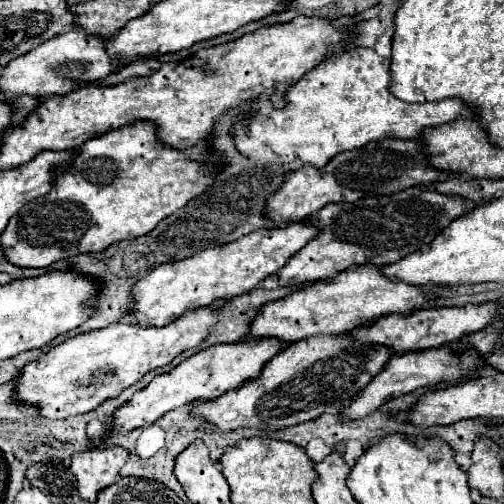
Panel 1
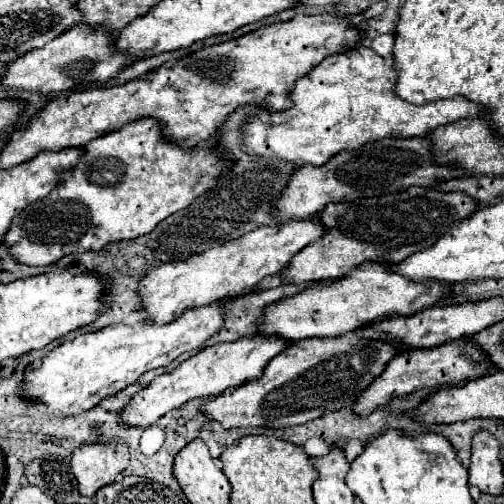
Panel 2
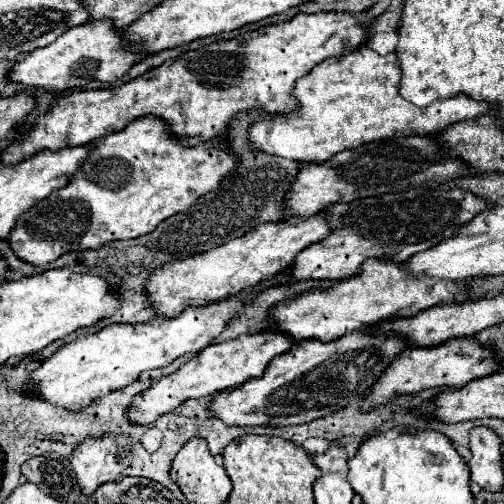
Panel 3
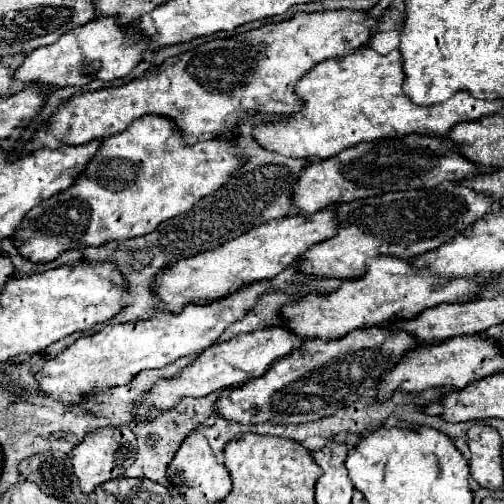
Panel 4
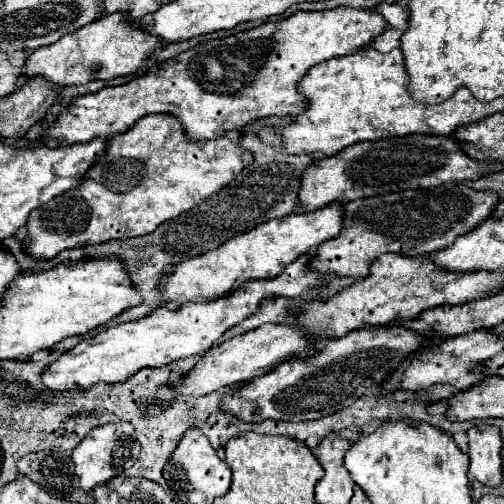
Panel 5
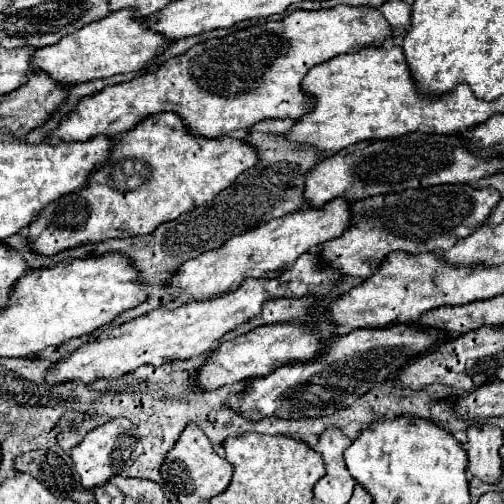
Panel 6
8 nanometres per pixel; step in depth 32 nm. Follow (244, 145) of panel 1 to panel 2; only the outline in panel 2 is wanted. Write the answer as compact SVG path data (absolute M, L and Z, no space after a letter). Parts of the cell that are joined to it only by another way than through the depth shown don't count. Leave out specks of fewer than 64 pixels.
M364 46L328 56L294 84L290 92L292 108L276 112L260 106L256 118L240 128L240 148L254 158L284 160L292 168L300 168L302 164L324 166L338 152L356 150L370 140L388 136L422 138L432 128L484 112L484 108L462 96L416 106L400 100L392 90L394 84L396 70L392 56L382 58Z

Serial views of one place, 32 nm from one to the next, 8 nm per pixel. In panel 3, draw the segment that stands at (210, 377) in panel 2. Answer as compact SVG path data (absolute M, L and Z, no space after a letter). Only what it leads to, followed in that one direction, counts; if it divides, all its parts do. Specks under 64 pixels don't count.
M262 330L258 334L242 334L236 340L212 344L204 348L200 354L196 354L192 360L182 364L172 376L160 376L152 382L148 390L136 394L136 398L132 400L132 406L126 412L126 418L132 424L154 424L158 416L172 412L174 408L178 408L182 402L190 398L206 398L226 388L236 388L252 378L260 378L264 374L266 364L274 356L292 348L292 344L294 340L288 338L286 334L270 332L270 330Z

